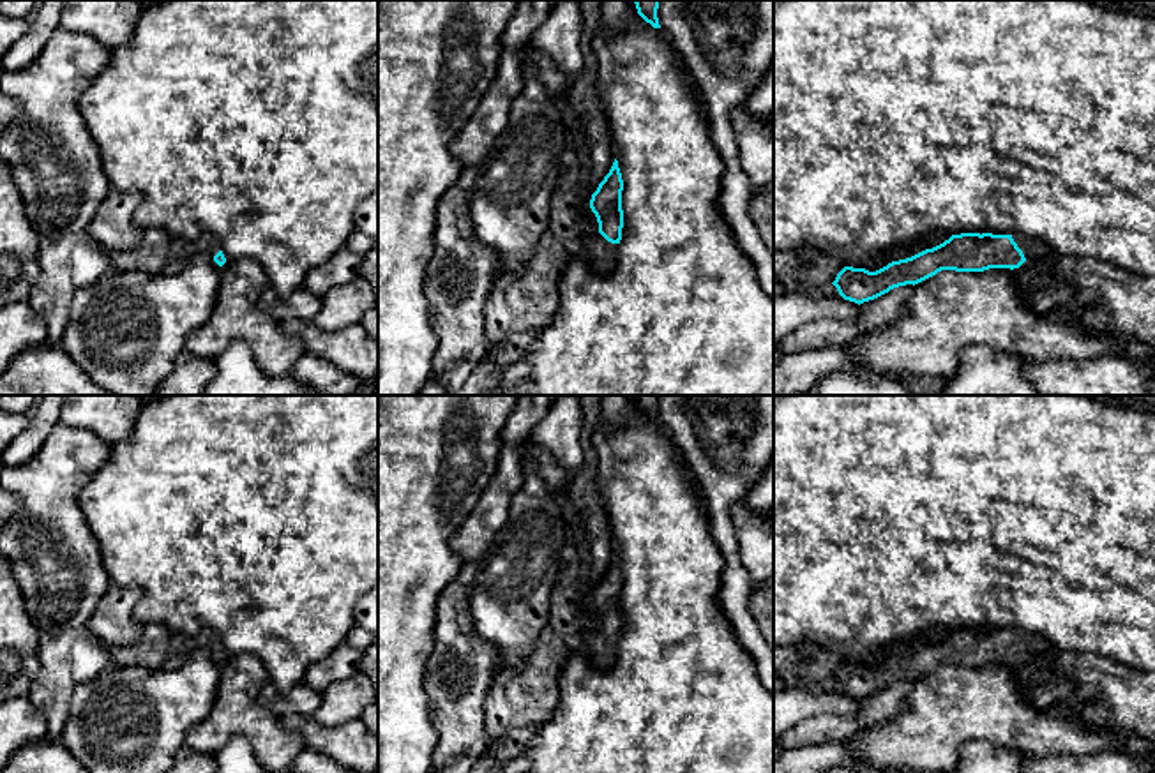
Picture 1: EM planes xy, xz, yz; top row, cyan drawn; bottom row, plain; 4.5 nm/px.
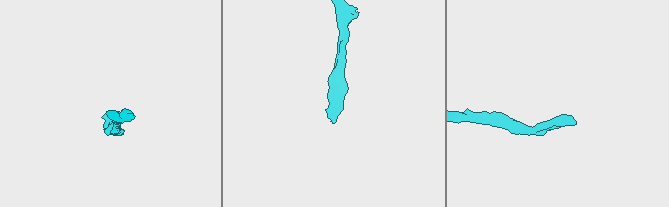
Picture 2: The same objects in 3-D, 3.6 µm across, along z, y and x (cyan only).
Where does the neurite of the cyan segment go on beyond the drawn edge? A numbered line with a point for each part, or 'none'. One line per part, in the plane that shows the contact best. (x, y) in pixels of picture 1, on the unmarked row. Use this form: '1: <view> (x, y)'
1: yz (1034, 645)

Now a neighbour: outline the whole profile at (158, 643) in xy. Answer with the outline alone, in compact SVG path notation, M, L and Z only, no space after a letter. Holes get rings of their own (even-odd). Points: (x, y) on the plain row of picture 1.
M143 625L141 639L132 646L122 646L109 651L109 658L118 667L162 669L164 662L175 653L178 639L168 627Z

